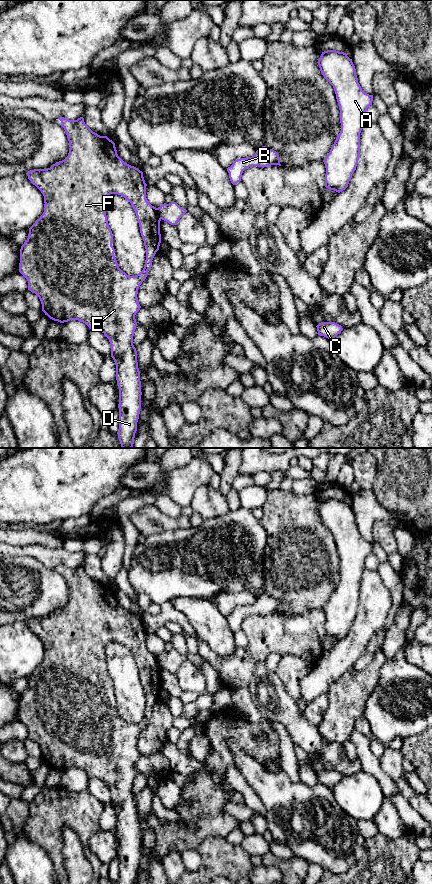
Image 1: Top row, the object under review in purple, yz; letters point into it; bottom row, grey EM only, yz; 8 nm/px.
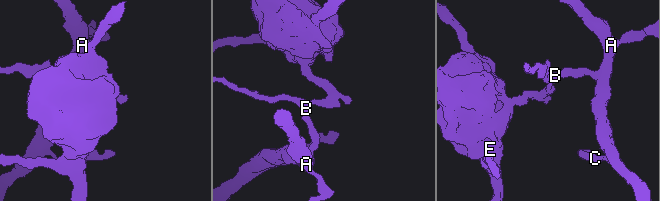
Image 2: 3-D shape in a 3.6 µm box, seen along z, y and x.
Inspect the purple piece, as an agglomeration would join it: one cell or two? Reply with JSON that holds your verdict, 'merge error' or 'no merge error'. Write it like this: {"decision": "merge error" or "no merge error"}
{"decision": "merge error"}

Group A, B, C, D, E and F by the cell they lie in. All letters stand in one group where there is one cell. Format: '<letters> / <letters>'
A B C / D E F

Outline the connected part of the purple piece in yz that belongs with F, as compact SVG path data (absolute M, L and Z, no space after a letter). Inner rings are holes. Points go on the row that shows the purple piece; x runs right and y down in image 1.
M58 118L64 128L68 141L68 156L47 169L34 169L26 174L44 196L44 212L29 228L27 240L20 249L19 272L28 281L28 290L35 293L42 304L42 311L50 319L60 323L78 320L90 329L101 331L111 345L111 357L116 365L116 380L119 388L119 429L118 438L122 448L132 448L137 422L141 409L141 381L137 362L137 351L133 345L134 331L137 326L136 313L141 306L138 302L138 289L148 275L152 260L161 243L160 217L158 208L152 206L146 198L146 186L143 172L125 163L117 154L115 143L107 136L93 132L84 122L84 118L69 120ZM110 194L126 198L132 205L140 227L140 233L146 249L143 270L129 276L123 272L114 256L113 235L109 227L105 199Z

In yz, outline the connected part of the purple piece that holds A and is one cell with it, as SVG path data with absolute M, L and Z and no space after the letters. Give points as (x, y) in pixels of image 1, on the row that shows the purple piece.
M324 51L318 65L324 78L334 88L340 110L341 131L323 160L325 187L340 193L348 187L356 170L360 156L360 133L373 95L362 90L352 59L346 53Z

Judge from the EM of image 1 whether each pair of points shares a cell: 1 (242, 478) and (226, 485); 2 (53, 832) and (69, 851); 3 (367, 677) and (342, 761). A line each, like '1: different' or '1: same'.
1: different
2: different
3: different

